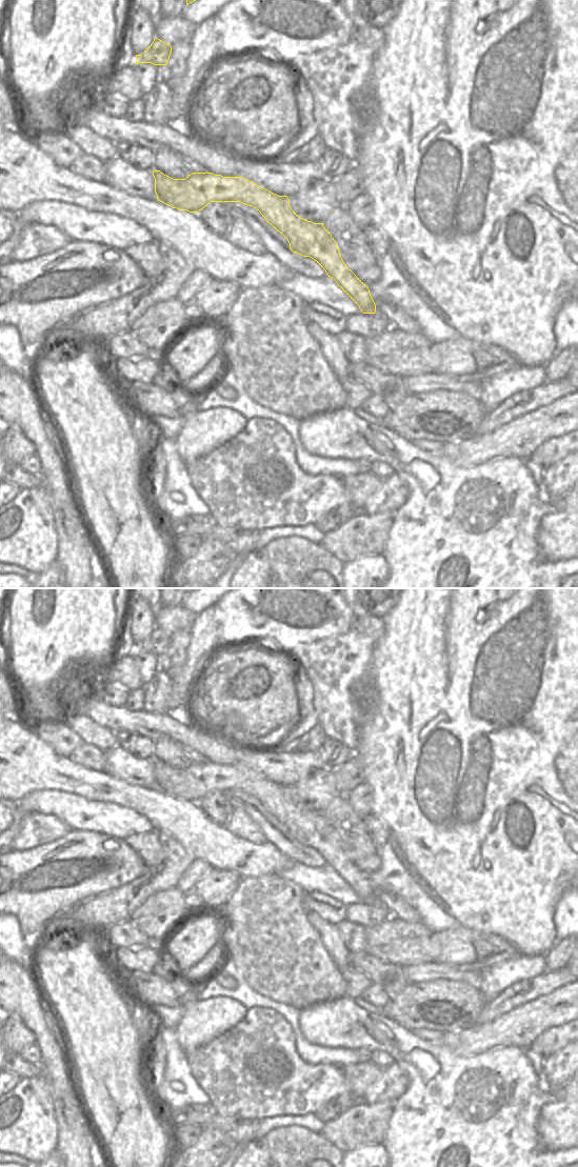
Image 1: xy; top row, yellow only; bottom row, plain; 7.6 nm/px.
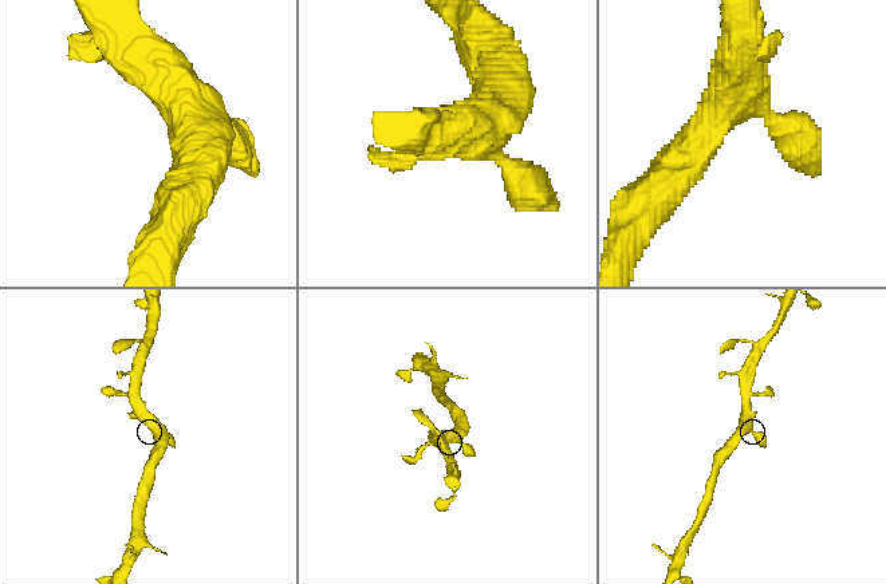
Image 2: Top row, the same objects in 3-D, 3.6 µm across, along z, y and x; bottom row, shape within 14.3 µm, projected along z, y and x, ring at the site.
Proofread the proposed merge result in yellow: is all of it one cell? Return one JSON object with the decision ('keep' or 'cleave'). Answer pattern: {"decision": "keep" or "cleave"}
{"decision": "keep"}

